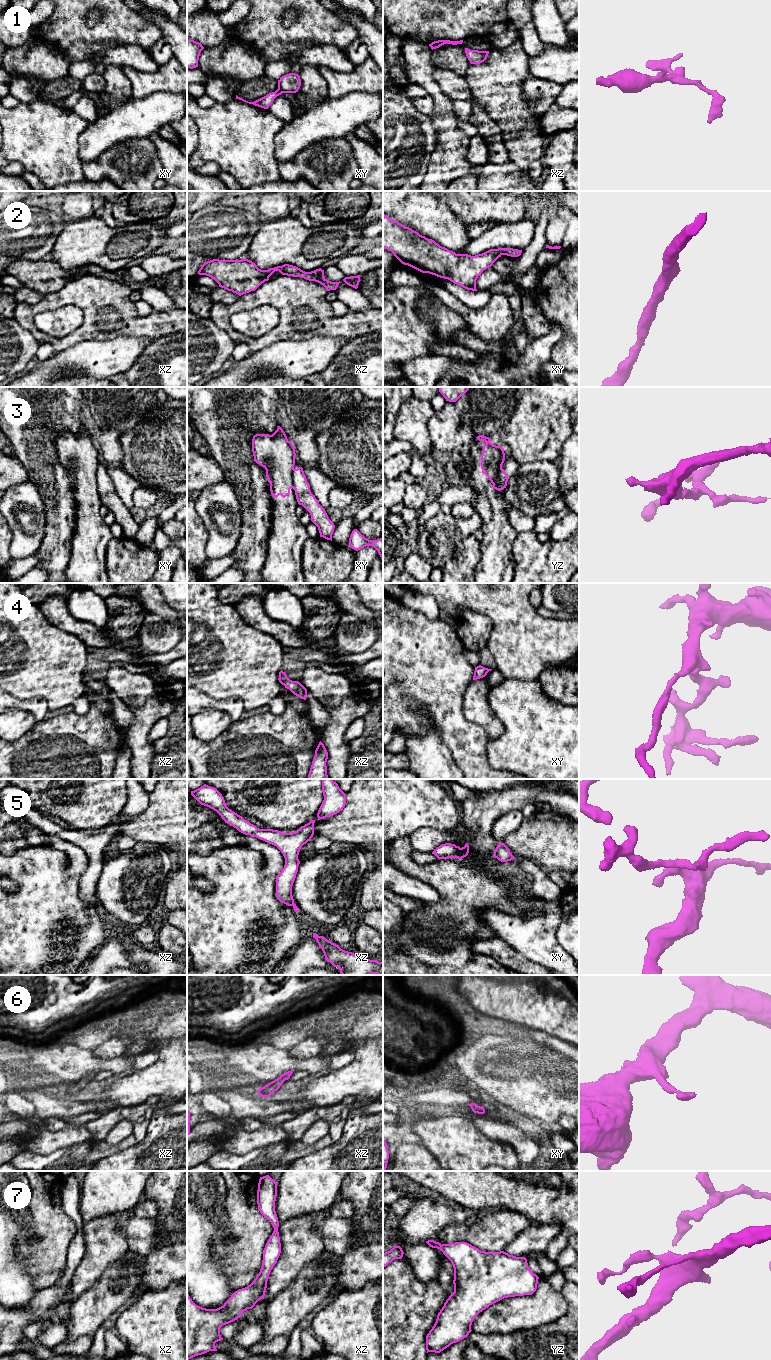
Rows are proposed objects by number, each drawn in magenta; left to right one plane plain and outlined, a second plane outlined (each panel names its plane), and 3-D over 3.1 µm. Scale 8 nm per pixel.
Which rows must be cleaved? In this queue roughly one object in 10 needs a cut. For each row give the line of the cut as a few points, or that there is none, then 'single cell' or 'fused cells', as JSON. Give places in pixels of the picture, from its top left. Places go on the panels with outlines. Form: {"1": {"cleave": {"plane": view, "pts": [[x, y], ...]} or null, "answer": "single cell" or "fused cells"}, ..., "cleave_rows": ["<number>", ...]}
{"1": {"cleave": null, "answer": "single cell"}, "2": {"cleave": null, "answer": "single cell"}, "3": {"cleave": {"plane": "yz", "pts": [[501, 468], [497, 476], [497, 482], [503, 488]]}, "answer": "fused cells"}, "4": {"cleave": null, "answer": "single cell"}, "5": {"cleave": null, "answer": "single cell"}, "6": {"cleave": null, "answer": "single cell"}, "7": {"cleave": null, "answer": "single cell"}, "cleave_rows": ["3"]}

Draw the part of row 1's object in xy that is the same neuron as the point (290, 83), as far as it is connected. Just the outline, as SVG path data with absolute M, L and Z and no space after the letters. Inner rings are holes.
M289 73L282 76L278 80L278 89L275 92L269 93L266 96L254 102L248 102L238 97L237 95L236 95L236 99L242 100L244 102L253 104L255 106L258 106L264 109L268 109L277 96L281 95L282 93L296 93L298 92L300 86L301 86L300 76L295 73Z

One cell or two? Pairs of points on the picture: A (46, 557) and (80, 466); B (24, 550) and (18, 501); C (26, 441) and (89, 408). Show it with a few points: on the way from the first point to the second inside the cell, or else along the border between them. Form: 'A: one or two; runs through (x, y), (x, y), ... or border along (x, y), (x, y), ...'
A: two; border along (62, 463), (68, 468), (73, 483), (75, 507)
B: one; runs through (24, 538), (24, 513)
C: two; border along (84, 397), (82, 425)

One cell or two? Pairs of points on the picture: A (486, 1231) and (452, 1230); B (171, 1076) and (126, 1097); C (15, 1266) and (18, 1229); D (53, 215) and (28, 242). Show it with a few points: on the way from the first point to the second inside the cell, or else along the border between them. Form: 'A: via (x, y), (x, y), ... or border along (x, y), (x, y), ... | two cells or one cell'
A: via (478, 1231), (460, 1231) | one cell
B: via (160, 1079), (137, 1087) | one cell
C: via (11, 1257), (11, 1238) | one cell
D: via (46, 222), (33, 235) | one cell

